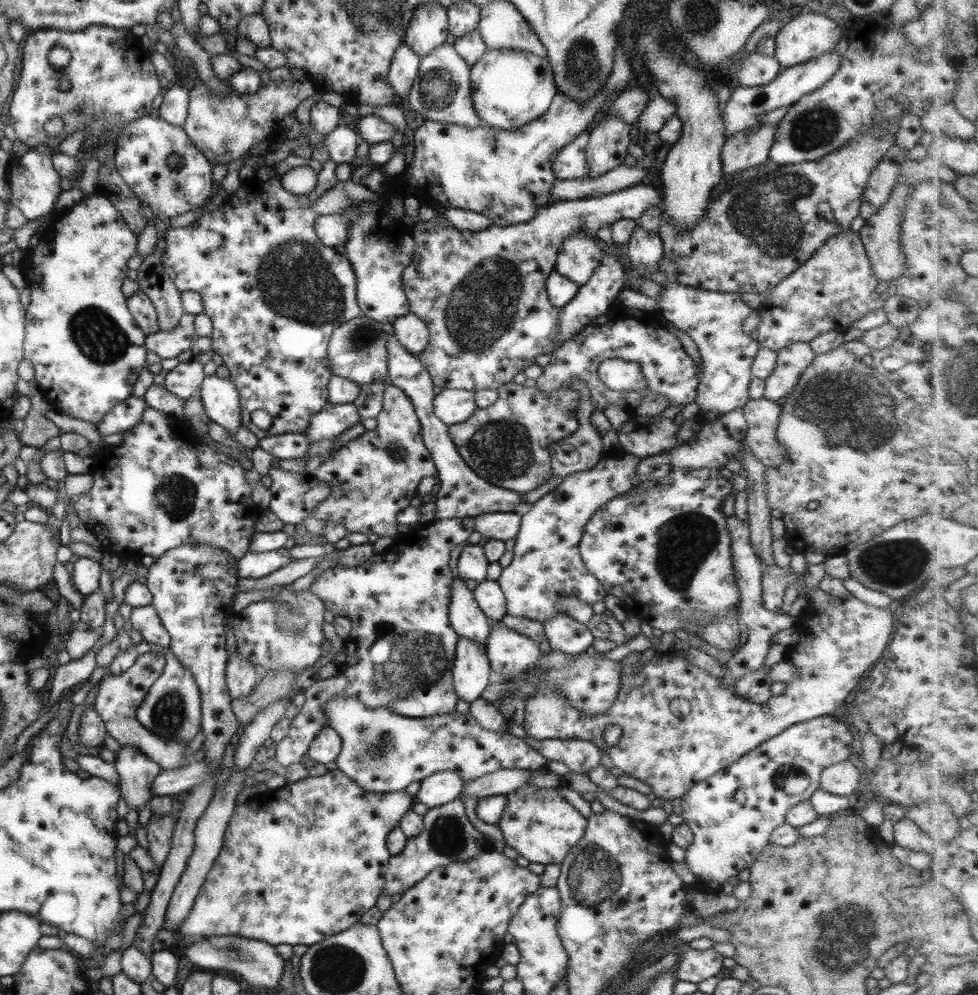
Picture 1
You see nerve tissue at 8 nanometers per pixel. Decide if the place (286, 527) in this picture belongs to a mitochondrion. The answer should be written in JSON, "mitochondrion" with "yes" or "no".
{"mitochondrion":"no"}

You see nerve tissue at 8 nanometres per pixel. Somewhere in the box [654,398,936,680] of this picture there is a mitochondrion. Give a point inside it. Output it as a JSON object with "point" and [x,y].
{"point":[896,562]}

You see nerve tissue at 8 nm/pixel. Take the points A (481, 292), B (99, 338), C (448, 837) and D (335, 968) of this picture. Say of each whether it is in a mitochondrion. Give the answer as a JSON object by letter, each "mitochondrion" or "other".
{"A":"mitochondrion","B":"mitochondrion","C":"mitochondrion","D":"mitochondrion"}

